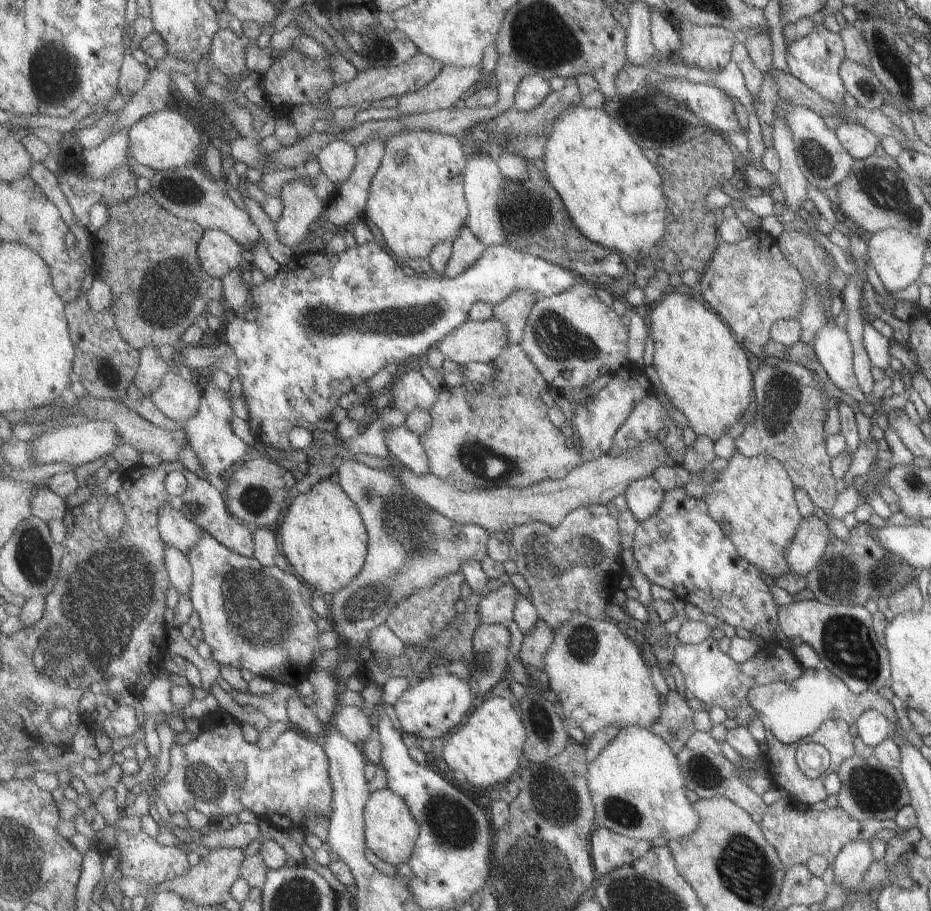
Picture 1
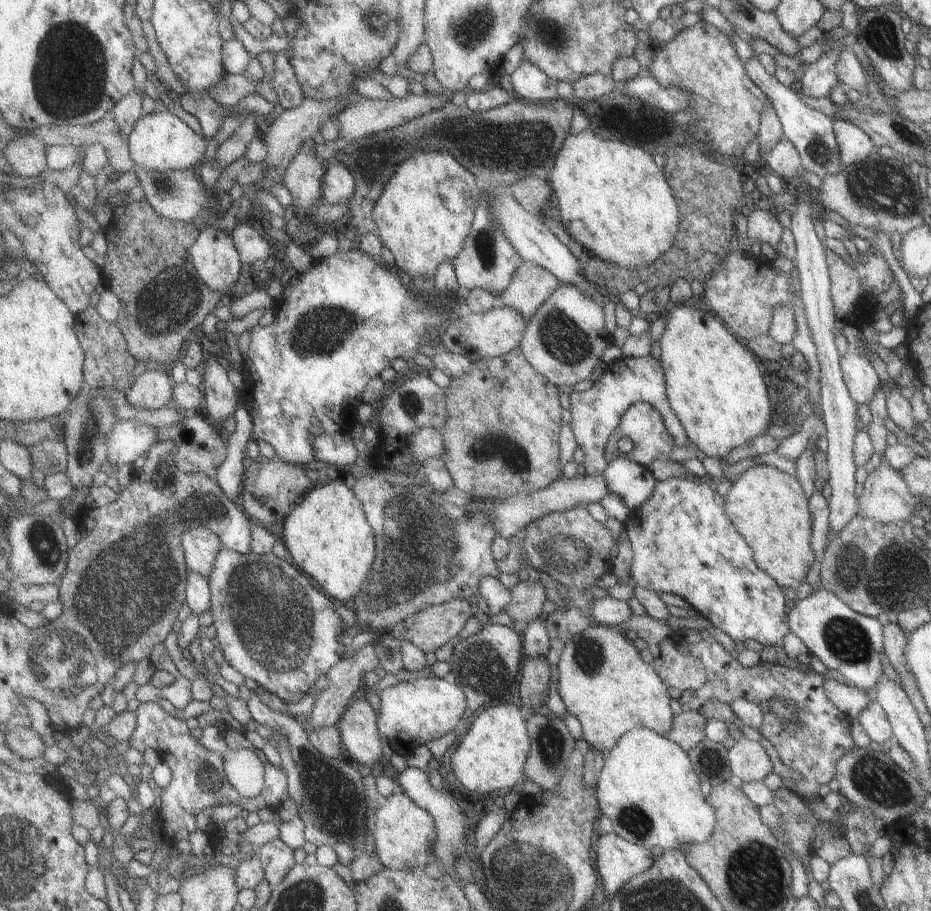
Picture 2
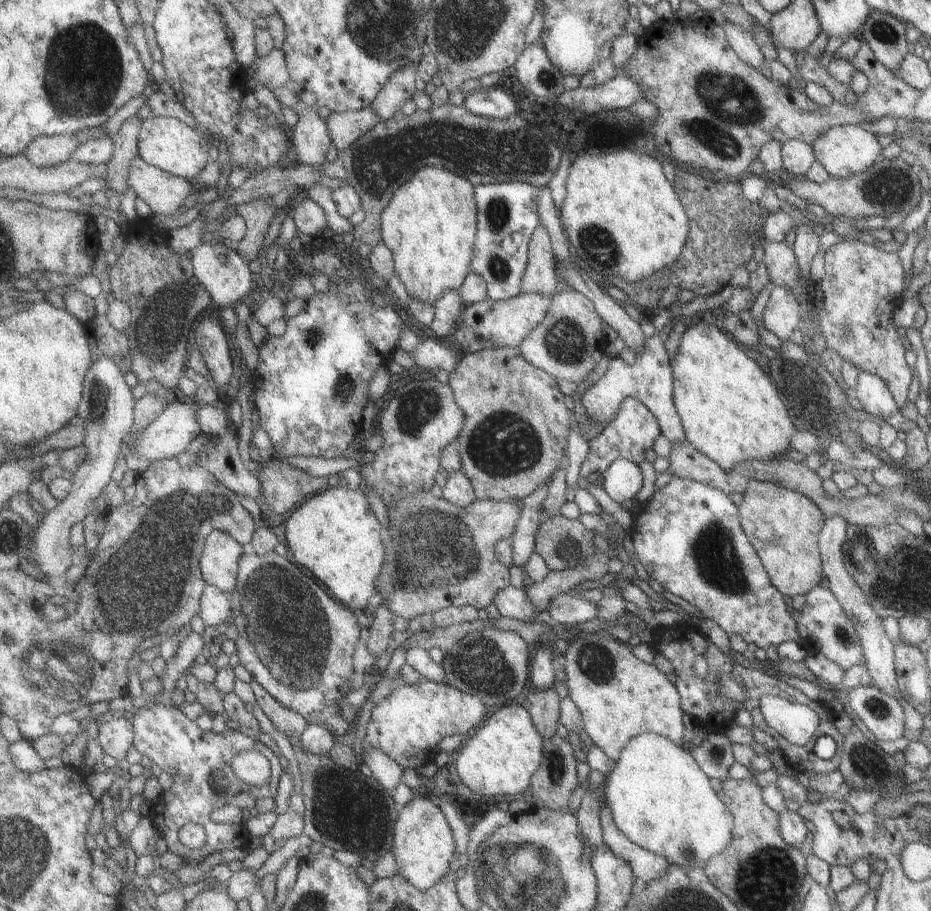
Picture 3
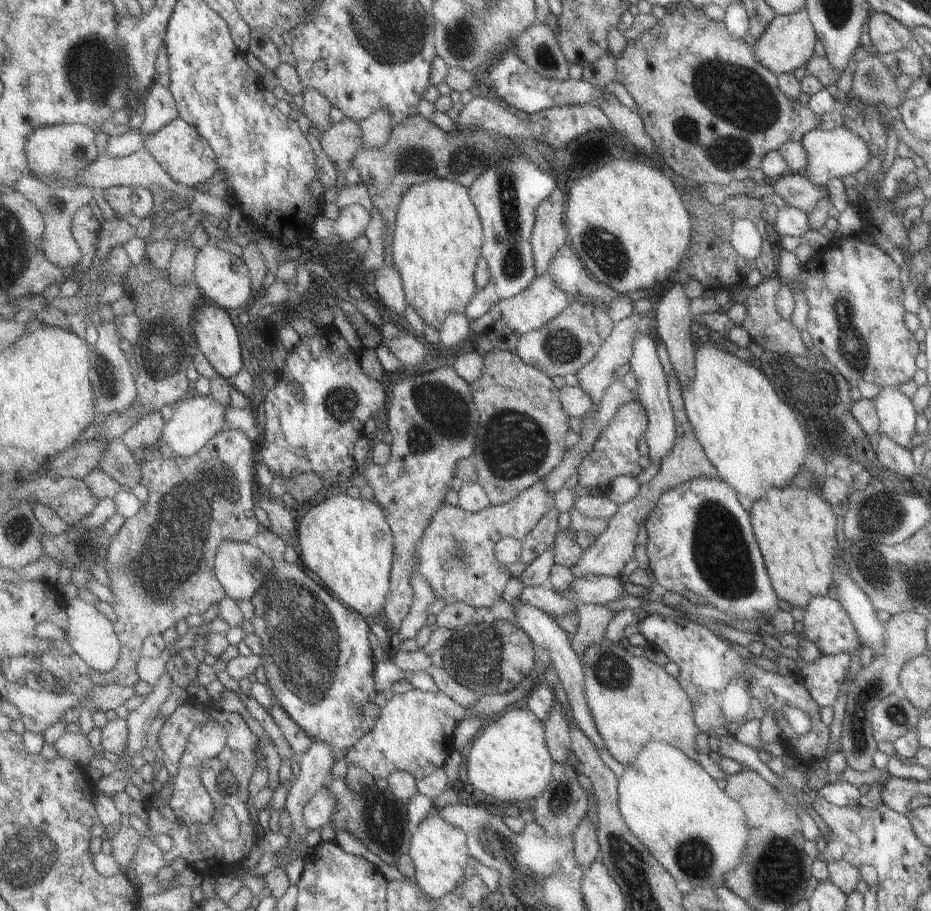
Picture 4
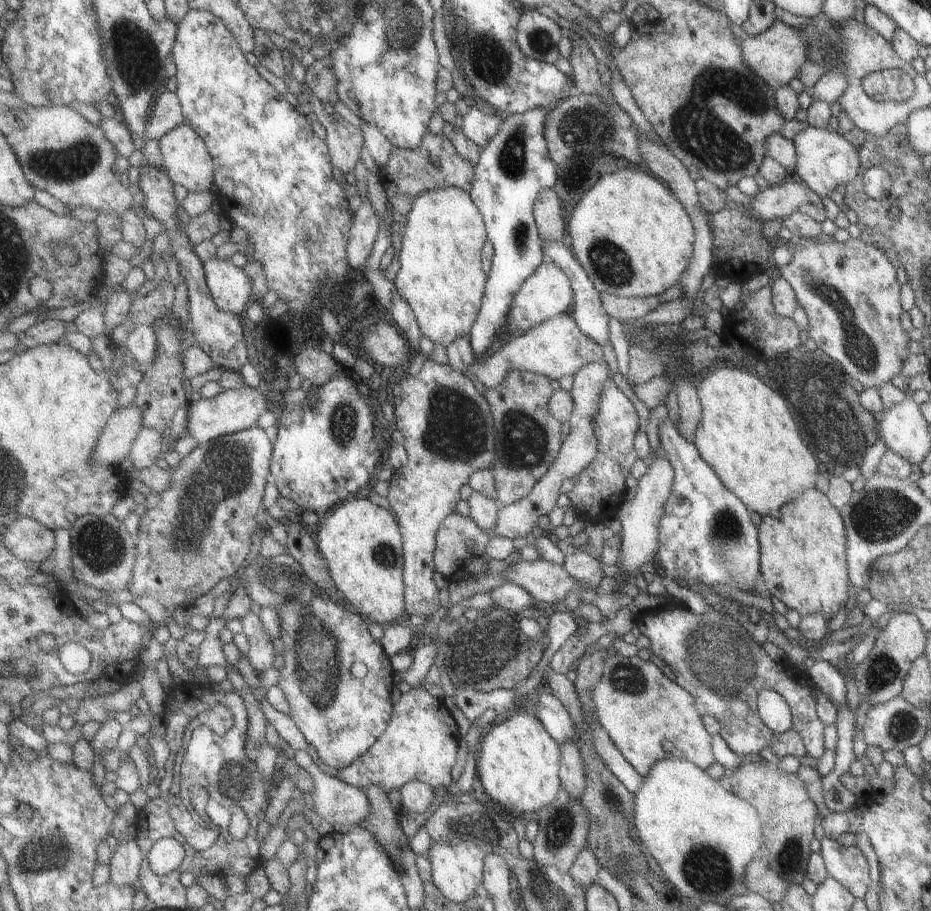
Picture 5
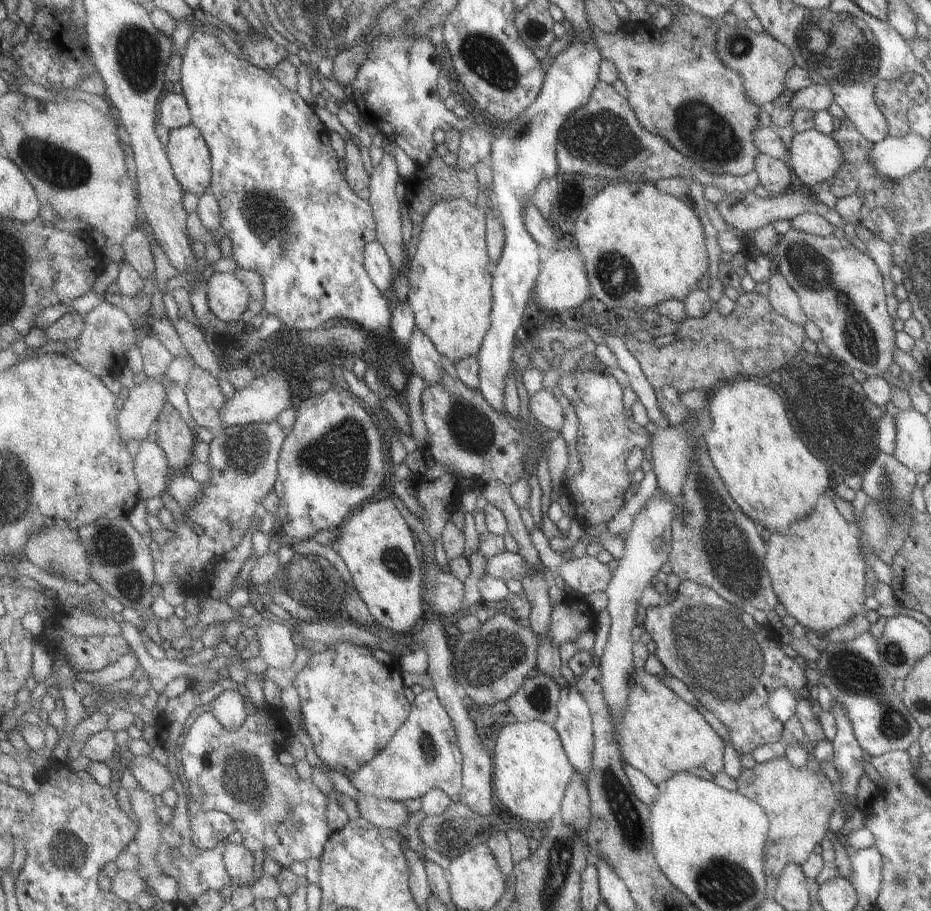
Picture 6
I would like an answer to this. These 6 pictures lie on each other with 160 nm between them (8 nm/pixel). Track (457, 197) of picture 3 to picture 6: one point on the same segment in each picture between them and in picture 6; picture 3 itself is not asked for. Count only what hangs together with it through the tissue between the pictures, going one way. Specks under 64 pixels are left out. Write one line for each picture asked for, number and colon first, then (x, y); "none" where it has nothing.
4: (438, 236)
5: (441, 276)
6: (450, 286)

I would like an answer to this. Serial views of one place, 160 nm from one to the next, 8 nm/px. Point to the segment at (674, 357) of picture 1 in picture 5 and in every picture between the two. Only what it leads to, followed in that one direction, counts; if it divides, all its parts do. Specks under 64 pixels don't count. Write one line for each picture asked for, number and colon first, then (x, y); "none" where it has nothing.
2: (713, 385)
3: (729, 410)
4: (755, 442)
5: (747, 436)

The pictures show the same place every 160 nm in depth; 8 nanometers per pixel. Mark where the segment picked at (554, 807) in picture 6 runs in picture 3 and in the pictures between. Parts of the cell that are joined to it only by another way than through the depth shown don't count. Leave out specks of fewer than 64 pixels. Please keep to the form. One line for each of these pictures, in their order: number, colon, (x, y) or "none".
3: (500, 758)
4: (509, 759)
5: (518, 762)

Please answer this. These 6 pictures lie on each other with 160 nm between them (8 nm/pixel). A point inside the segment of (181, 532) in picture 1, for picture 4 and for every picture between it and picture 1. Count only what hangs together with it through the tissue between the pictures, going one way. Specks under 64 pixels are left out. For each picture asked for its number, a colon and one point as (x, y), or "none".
2: (201, 545)
3: (219, 562)
4: (242, 568)

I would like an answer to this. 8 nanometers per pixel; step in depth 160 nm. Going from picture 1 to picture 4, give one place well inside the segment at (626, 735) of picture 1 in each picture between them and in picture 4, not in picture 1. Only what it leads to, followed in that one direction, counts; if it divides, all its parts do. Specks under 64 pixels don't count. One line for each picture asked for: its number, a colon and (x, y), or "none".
2: (648, 788)
3: (661, 799)
4: (672, 804)

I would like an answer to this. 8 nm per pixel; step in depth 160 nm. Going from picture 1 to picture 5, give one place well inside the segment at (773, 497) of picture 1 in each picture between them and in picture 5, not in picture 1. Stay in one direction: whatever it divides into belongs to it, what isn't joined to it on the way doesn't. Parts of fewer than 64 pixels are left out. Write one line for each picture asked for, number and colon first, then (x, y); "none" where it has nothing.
2: (768, 507)
3: (783, 525)
4: (795, 529)
5: (801, 552)

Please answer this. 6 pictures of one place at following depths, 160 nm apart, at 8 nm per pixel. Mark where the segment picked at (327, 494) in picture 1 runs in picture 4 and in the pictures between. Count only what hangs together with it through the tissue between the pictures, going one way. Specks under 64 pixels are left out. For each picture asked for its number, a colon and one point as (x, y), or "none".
2: (327, 536)
3: (335, 536)
4: (347, 543)

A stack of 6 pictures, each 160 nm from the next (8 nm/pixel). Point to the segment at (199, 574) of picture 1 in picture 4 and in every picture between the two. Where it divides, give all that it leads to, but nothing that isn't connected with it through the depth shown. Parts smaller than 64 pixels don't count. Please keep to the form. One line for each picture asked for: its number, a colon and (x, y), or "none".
2: (275, 626)
3: (296, 640)
4: (319, 663)

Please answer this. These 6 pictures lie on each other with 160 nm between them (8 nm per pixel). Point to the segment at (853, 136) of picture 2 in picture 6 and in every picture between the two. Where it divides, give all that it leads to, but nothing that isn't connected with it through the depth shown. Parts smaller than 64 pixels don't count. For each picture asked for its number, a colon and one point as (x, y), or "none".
3: (846, 149)
4: (836, 153)
5: (825, 160)
6: (814, 157)

